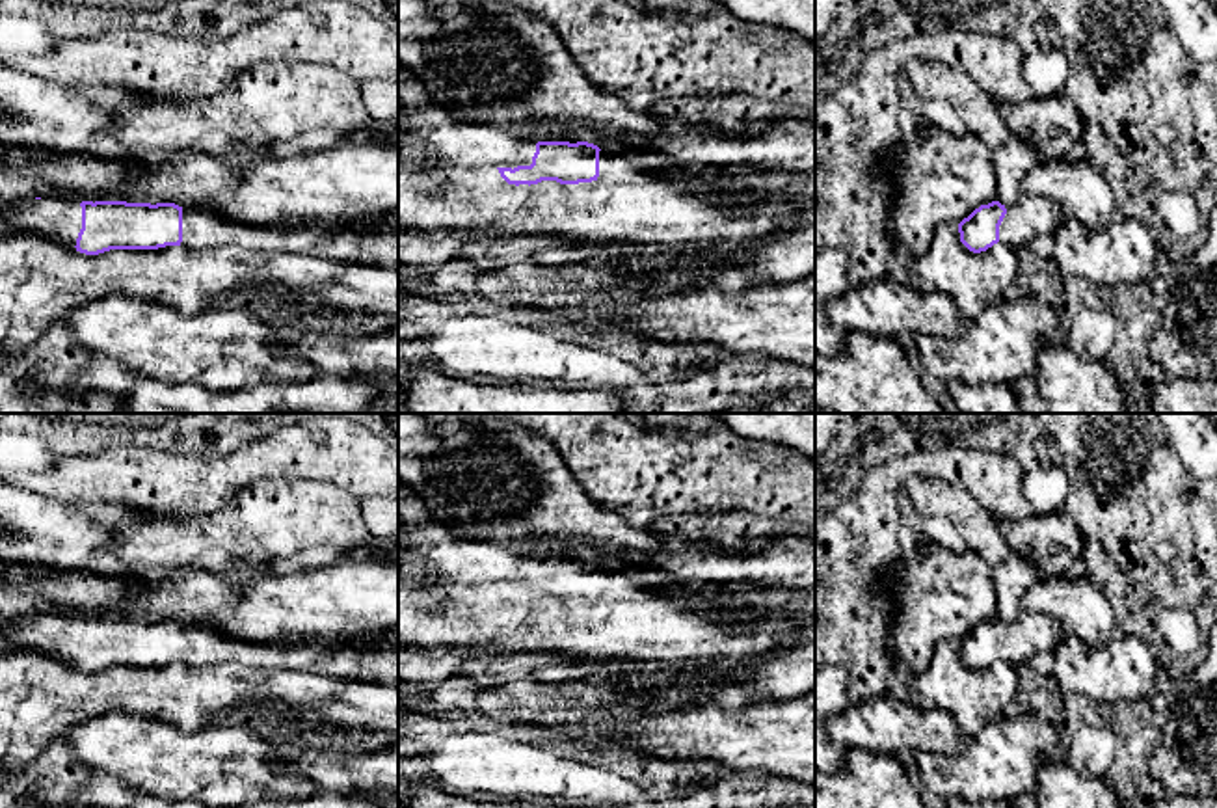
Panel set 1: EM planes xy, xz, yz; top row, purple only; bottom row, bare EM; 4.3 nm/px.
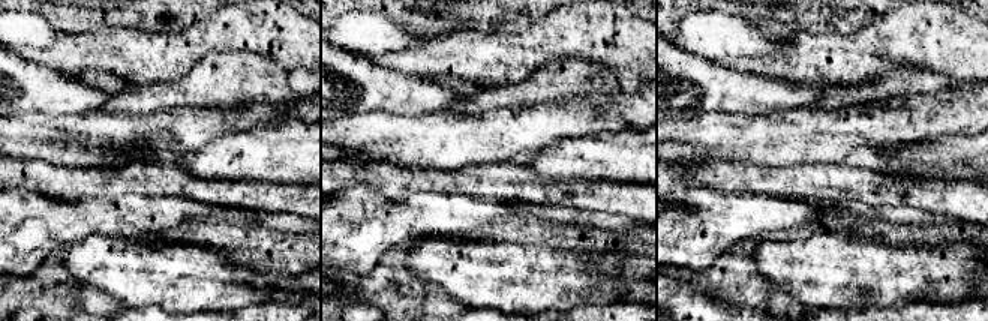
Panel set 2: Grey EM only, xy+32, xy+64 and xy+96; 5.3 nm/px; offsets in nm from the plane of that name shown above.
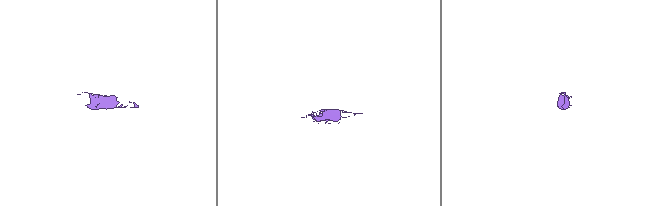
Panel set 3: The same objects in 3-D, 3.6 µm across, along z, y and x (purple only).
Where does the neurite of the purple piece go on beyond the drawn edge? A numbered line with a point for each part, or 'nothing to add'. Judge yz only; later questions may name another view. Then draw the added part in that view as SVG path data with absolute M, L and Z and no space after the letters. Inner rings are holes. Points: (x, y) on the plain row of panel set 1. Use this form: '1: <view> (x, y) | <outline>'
1: yz (1031, 633) | M1022 613L1010 624L999 642L999 659L1014 668L1029 665L1038 653L1051 653L1064 631L1061 624L1044 613Z

